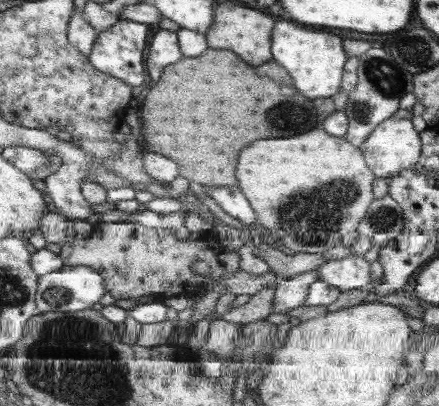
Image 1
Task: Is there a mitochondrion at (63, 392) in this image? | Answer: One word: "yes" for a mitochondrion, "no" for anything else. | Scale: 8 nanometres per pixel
yes

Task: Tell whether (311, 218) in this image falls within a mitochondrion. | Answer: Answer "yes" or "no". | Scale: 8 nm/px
yes

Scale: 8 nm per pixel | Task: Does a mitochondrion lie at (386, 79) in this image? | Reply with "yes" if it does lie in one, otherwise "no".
yes

